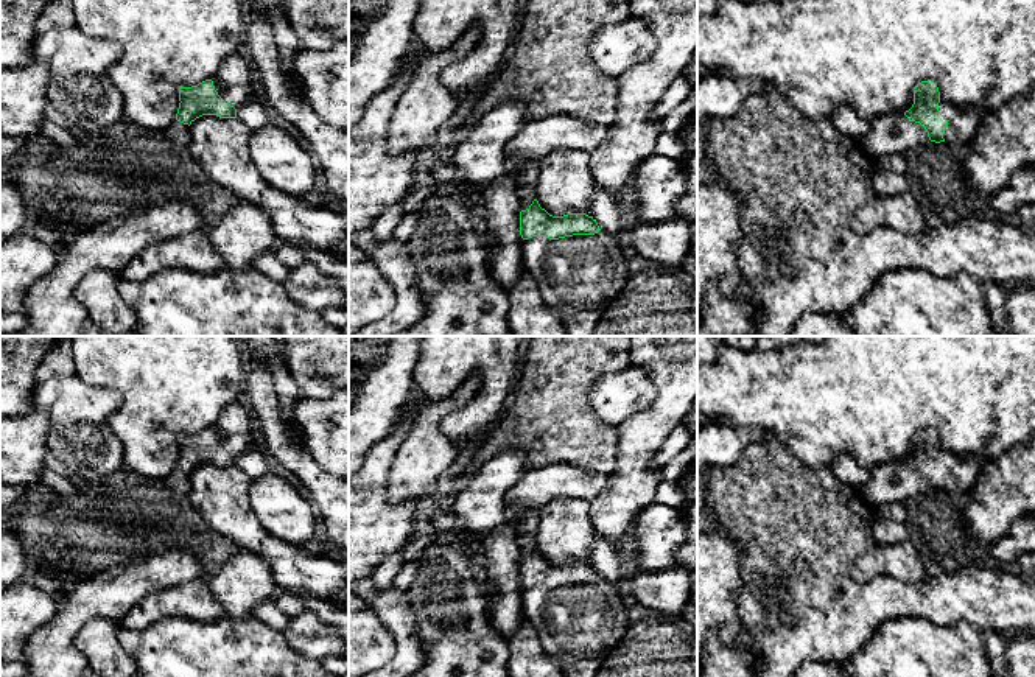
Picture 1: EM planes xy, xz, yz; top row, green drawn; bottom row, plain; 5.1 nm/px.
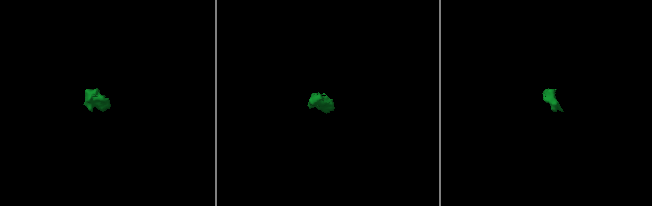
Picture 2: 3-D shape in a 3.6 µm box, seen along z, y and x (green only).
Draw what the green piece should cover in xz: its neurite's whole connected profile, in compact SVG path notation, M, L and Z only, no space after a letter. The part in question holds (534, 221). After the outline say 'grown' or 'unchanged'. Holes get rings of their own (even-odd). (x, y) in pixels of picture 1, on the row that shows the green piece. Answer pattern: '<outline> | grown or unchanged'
M528 160L517 174L523 266L537 282L545 305L563 321L567 335L593 336L605 307L624 291L633 275L616 238L601 230L593 216L553 216L540 207L535 199L539 174L540 160Z | grown

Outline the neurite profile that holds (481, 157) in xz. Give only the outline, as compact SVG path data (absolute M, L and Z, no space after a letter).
M503 101L482 115L461 143L444 153L451 162L451 171L461 171L465 182L475 187L481 204L478 226L489 240L487 272L504 291L520 282L526 271L517 174L528 160L512 163L506 154L507 142L526 125L525 110L523 101Z

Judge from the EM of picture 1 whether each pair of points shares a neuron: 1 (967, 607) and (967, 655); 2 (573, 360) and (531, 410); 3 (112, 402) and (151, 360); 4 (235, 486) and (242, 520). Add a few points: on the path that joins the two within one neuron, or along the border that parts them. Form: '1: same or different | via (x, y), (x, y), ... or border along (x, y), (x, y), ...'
1: different | border along (929, 621), (939, 626), (970, 623), (981, 634)
2: same | via (561, 372), (543, 397)
3: different | border along (86, 382), (122, 397), (108, 419), (112, 430)
4: same | via (235, 494), (235, 512)

